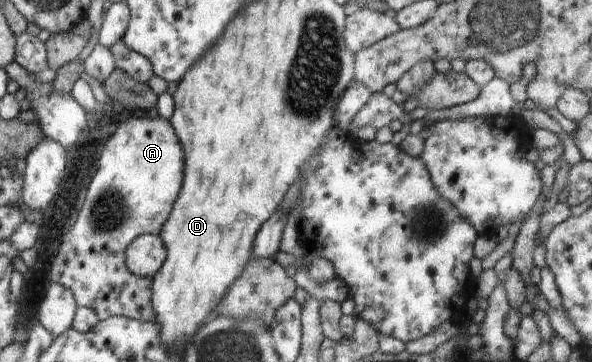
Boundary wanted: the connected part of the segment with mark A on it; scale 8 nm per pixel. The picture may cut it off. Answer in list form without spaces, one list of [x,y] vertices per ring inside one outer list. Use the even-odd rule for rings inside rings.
[[[160,116],[151,119],[151,117],[141,117],[127,119],[119,125],[115,134],[106,142],[104,145],[104,151],[101,153],[101,156],[98,160],[98,169],[92,181],[87,189],[85,201],[79,211],[79,215],[73,223],[72,227],[68,230],[68,233],[63,235],[63,241],[61,241],[61,247],[59,247],[59,253],[55,255],[55,259],[51,263],[51,282],[59,283],[64,289],[70,290],[73,293],[76,305],[87,307],[88,309],[94,310],[95,315],[99,320],[105,320],[109,317],[114,316],[124,316],[129,317],[130,319],[135,319],[138,321],[151,321],[155,322],[155,311],[151,307],[151,278],[149,277],[139,277],[135,276],[133,273],[130,273],[126,265],[126,248],[131,244],[131,241],[143,235],[143,233],[151,233],[154,235],[160,235],[161,227],[163,223],[167,221],[171,211],[173,210],[173,205],[179,196],[181,190],[181,181],[183,181],[184,171],[184,155],[183,149],[175,135],[175,131],[171,126],[169,120],[162,119]]]

